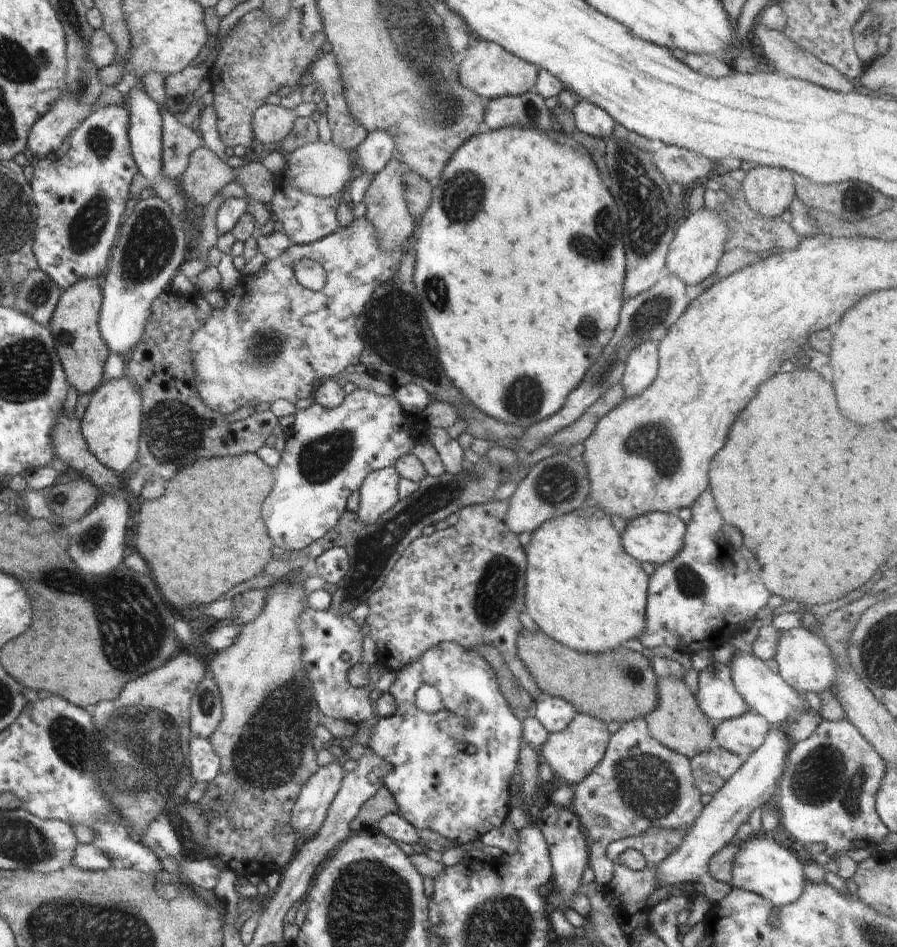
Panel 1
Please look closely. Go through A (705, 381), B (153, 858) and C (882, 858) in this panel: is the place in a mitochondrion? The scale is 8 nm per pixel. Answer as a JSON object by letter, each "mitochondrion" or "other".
{"A":"other","B":"other","C":"other"}

